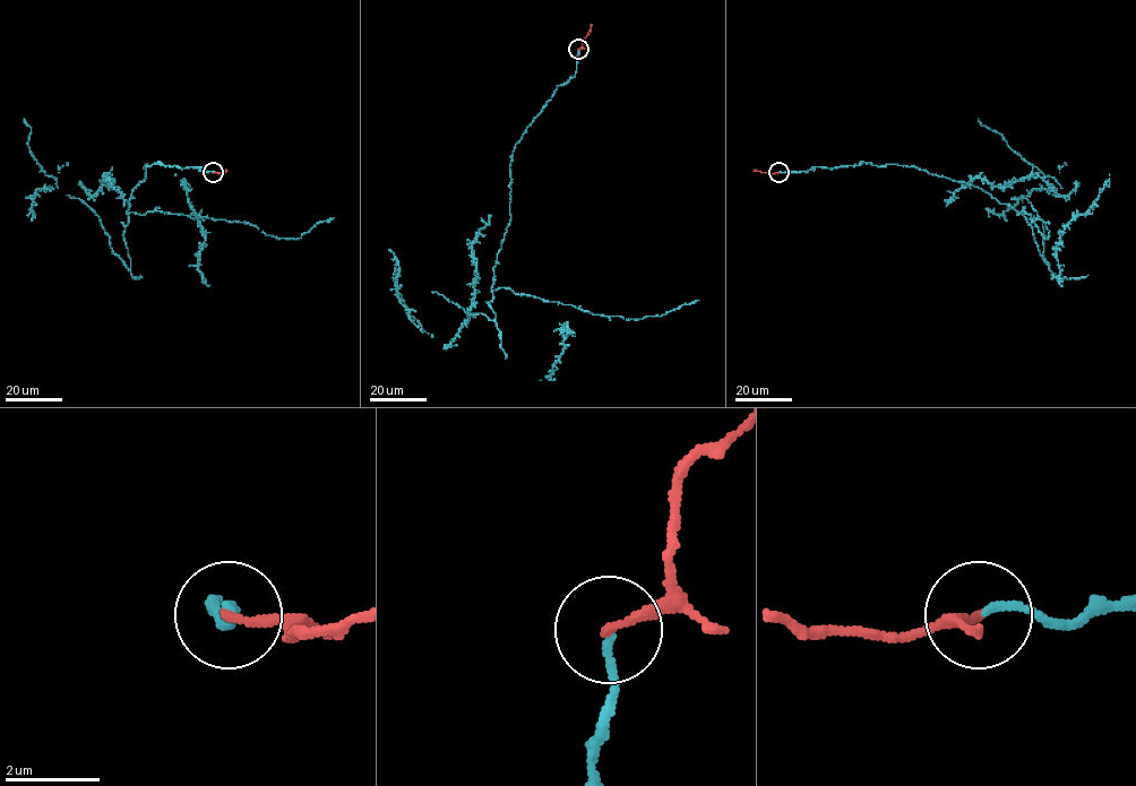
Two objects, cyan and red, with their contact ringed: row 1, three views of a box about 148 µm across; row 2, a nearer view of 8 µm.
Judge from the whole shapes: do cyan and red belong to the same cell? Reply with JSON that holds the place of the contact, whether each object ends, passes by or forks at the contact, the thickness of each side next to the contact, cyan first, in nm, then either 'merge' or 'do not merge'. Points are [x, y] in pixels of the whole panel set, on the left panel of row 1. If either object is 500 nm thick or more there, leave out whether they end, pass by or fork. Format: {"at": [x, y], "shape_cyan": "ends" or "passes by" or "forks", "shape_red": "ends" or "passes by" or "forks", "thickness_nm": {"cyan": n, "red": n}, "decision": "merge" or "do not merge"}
{"at": [213, 172], "shape_cyan": "ends", "shape_red": "ends", "thickness_nm": {"cyan": 160, "red": 190}, "decision": "merge"}

